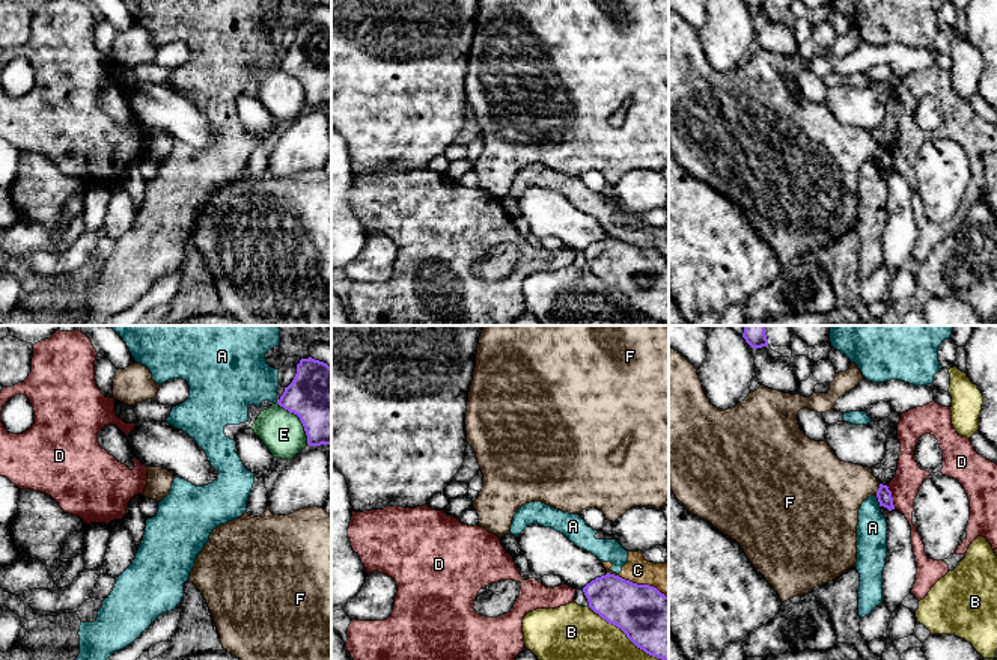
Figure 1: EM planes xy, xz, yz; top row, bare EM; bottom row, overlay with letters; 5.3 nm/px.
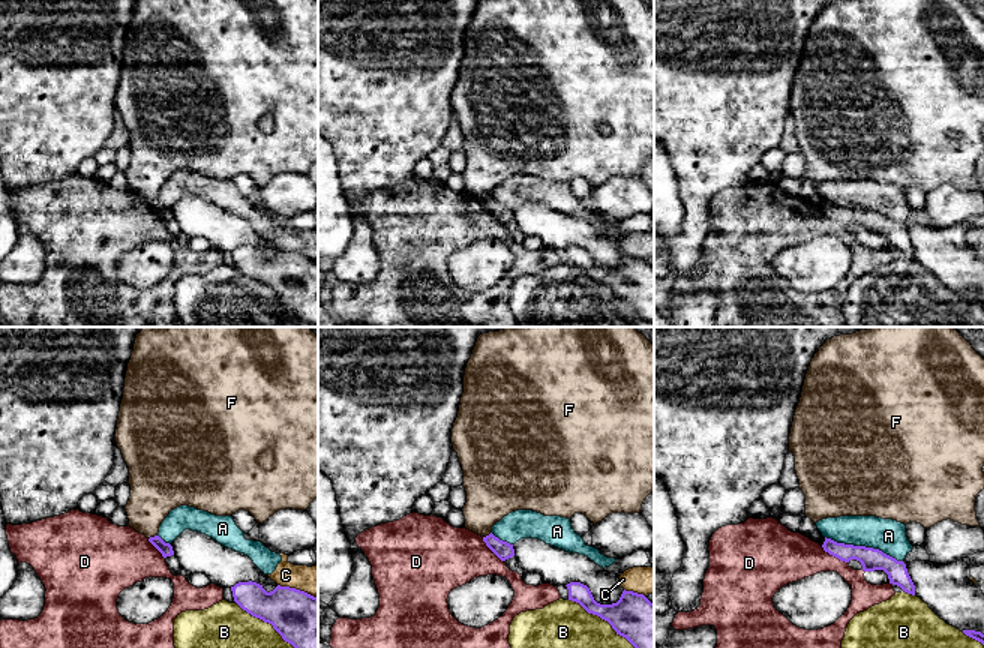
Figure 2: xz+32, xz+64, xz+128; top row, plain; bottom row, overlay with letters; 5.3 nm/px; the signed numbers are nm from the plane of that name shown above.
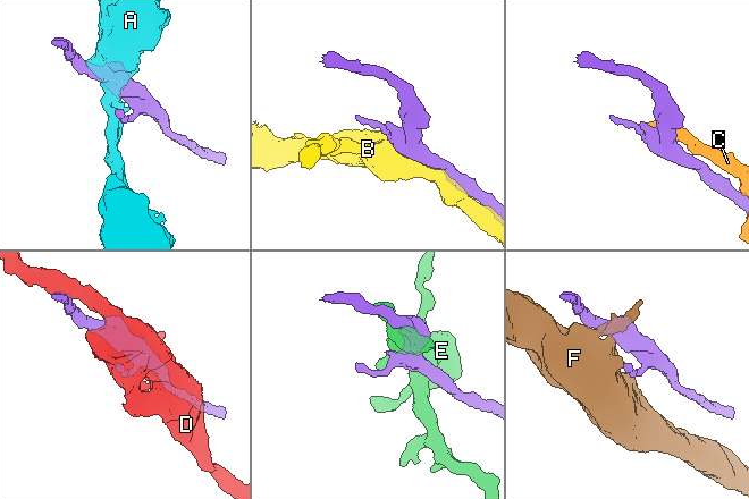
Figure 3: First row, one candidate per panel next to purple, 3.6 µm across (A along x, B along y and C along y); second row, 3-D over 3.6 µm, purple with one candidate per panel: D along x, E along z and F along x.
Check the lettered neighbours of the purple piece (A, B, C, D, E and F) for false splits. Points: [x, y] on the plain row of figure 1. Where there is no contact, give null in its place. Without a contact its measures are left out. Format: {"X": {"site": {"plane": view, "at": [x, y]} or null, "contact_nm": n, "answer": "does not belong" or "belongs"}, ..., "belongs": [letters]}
{"A": {"site": {"plane": "yz", "at": [878, 163]}, "contact_nm": 70, "answer": "does not belong"}, "B": {"site": {"plane": "xz", "at": [625, 296]}, "contact_nm": 480, "answer": "does not belong"}, "C": {"site": {"plane": "xz", "at": [636, 246]}, "contact_nm": 360, "answer": "does not belong"}, "D": {"site": {"plane": "yz", "at": [892, 160]}, "contact_nm": 140, "answer": "does not belong"}, "E": {"site": {"plane": "xy", "at": [300, 82]}, "contact_nm": 280, "answer": "does not belong"}, "F": {"site": {"plane": "yz", "at": [878, 152]}, "contact_nm": 70, "answer": "does not belong"}, "belongs": []}

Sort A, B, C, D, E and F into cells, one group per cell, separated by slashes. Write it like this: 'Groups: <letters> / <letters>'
Groups: A C / B / D / E / F

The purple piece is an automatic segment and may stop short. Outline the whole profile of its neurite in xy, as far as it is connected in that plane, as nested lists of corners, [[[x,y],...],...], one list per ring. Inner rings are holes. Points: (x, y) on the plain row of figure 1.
[[[301,21],[277,66],[300,80],[309,108],[331,107],[331,30],[327,26]]]

